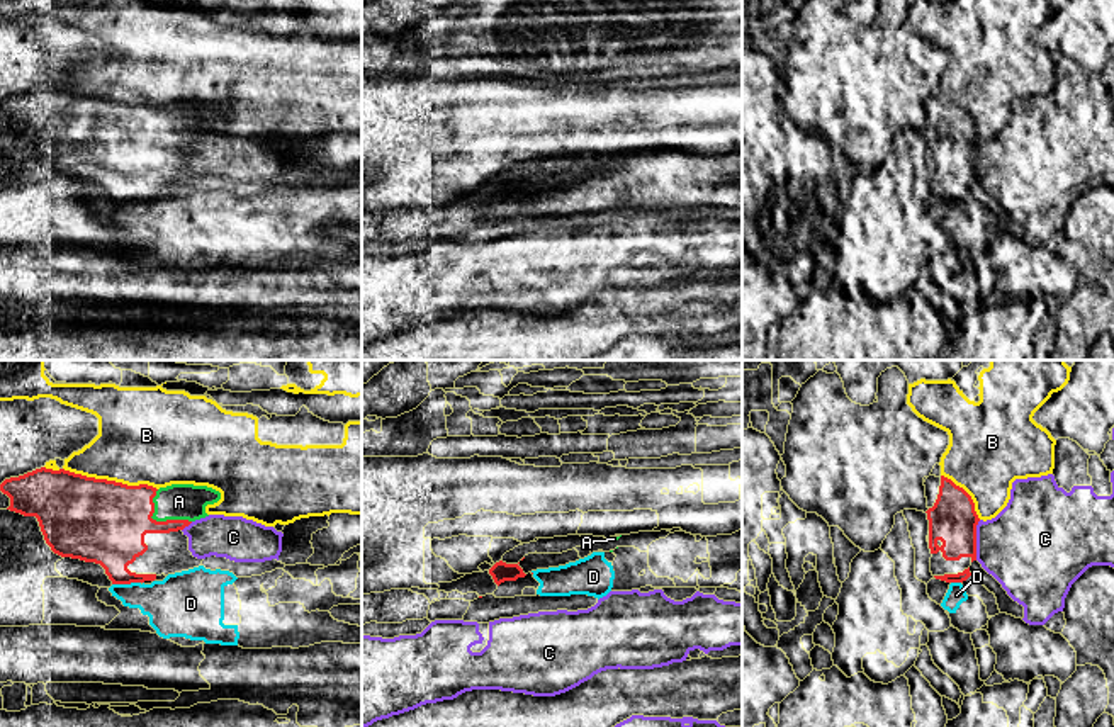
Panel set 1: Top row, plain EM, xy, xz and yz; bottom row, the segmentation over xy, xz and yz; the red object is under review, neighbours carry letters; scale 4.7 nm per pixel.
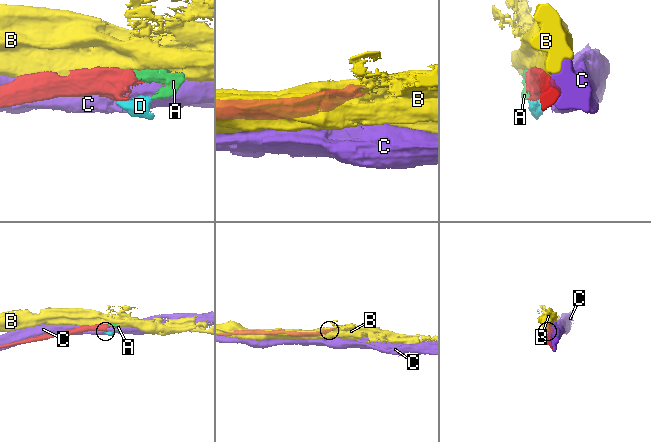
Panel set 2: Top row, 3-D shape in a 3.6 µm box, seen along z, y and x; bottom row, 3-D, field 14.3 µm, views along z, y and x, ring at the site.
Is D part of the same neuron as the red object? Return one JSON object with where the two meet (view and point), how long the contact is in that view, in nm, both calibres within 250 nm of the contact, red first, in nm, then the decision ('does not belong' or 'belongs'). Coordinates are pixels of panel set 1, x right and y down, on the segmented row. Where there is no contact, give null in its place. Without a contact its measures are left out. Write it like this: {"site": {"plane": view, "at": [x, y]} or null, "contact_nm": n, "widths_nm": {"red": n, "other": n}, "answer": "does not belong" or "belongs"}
{"site": {"plane": "xy", "at": [126, 583]}, "contact_nm": 140, "widths_nm": {"red": 300, "other": 260}, "answer": "does not belong"}

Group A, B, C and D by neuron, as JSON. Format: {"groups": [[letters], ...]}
{"groups": [["A"], ["B"], ["C"], ["D"]]}

